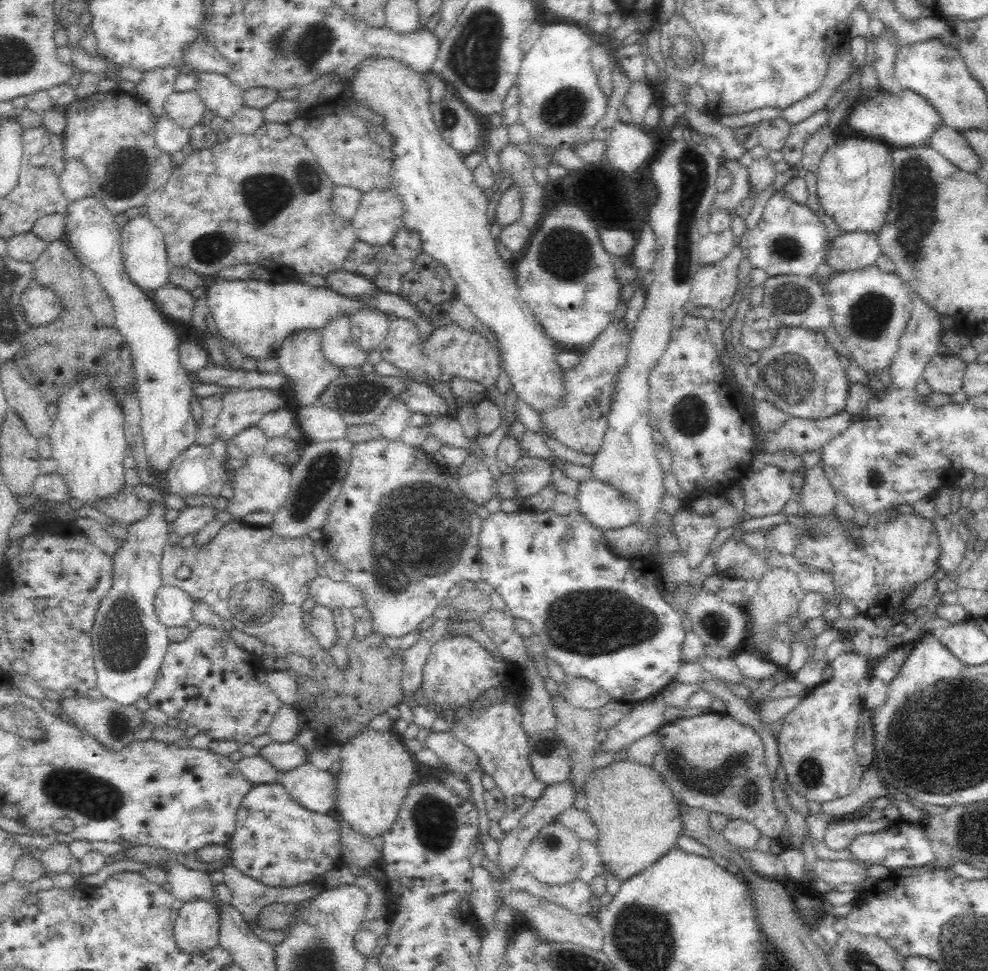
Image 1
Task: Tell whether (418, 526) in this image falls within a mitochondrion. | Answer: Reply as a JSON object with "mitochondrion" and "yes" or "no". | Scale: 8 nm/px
{"mitochondrion":"yes"}

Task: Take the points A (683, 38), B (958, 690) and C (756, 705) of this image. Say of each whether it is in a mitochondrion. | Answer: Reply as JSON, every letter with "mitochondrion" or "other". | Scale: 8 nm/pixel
{"A":"mitochondrion","B":"other","C":"other"}

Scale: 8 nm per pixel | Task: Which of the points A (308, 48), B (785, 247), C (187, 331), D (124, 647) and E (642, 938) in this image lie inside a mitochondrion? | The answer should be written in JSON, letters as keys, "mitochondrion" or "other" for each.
{"A":"mitochondrion","B":"mitochondrion","C":"other","D":"mitochondrion","E":"mitochondrion"}

